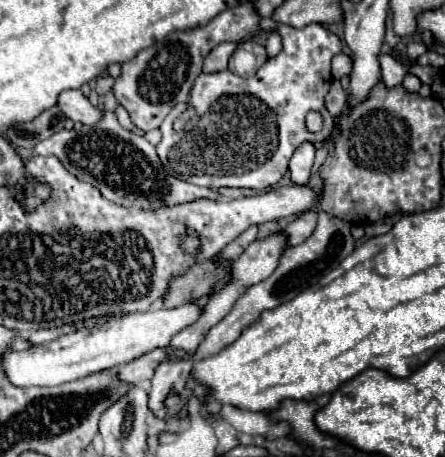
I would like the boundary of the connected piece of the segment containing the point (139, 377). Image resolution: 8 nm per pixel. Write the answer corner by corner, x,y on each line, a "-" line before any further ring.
160,348
154,352
144,354
142,358
124,364
122,368
118,368
118,380
128,382
128,384
144,384
152,378
156,364
160,364
166,358
168,348

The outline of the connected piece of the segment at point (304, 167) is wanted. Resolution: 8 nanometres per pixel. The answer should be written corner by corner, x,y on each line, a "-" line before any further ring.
304,142
290,158
290,178
296,186
308,184
310,172
312,172
312,162
314,162
314,150
316,148
310,142

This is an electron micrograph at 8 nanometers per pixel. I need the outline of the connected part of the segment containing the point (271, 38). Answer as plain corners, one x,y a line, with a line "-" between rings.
270,32
268,34
268,40
266,40
266,44
264,44
264,48
266,48
266,54
272,58
272,56
276,56
280,50
282,50
282,40
280,40
280,36
276,34
276,32

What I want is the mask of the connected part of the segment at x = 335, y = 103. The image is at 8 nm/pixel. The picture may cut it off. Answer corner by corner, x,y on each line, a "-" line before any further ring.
334,80
334,82
332,82
332,88
330,88
328,96
326,96
326,108
328,108
328,112
336,118
336,116
342,112
344,104
346,104
346,92
342,90
340,82

